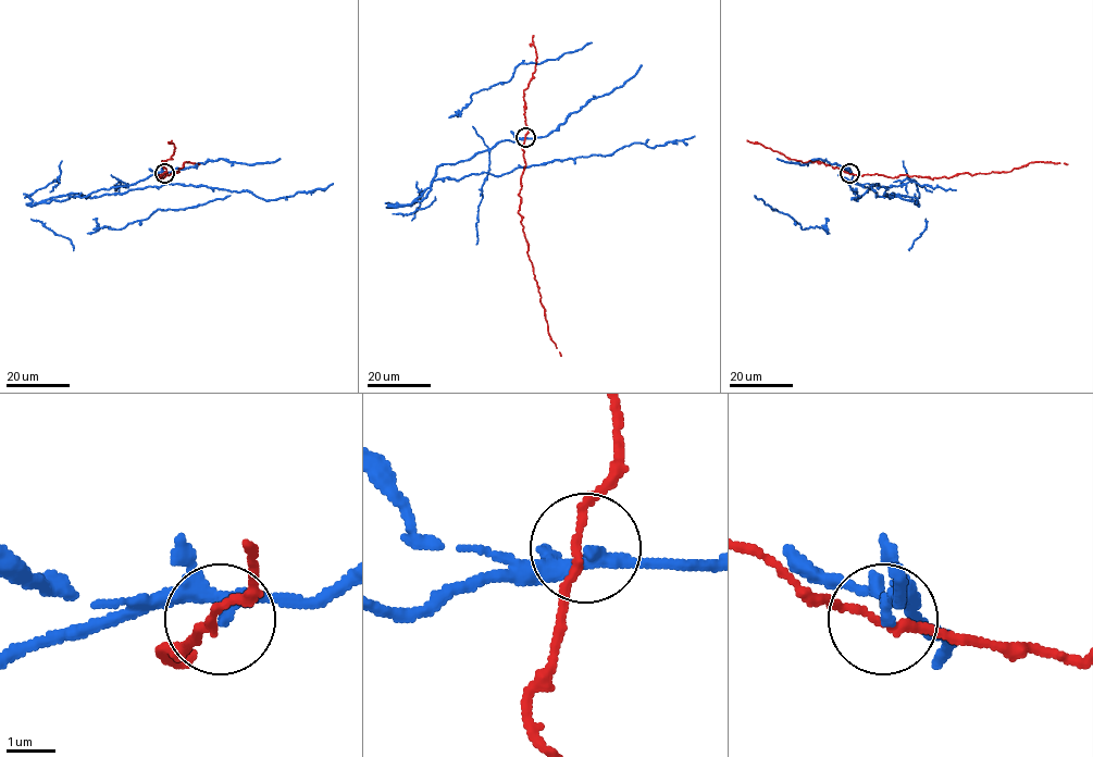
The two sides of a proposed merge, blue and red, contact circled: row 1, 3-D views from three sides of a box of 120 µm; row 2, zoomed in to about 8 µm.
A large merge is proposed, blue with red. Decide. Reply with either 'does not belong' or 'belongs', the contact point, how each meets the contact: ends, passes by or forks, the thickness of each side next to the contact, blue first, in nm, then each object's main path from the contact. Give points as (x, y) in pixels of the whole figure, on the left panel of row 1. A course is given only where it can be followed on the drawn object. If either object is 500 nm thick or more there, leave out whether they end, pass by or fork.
does not belong | (164, 173) | blue passes by | red passes by | 260/150 nm | blue via (164, 173), (86, 196), (70, 195), (98, 197), (183, 184), (250, 190), (271, 200), (326, 188), (333, 183) | red via (163, 173), (157, 177), (179, 172), (186, 161), (199, 164)

